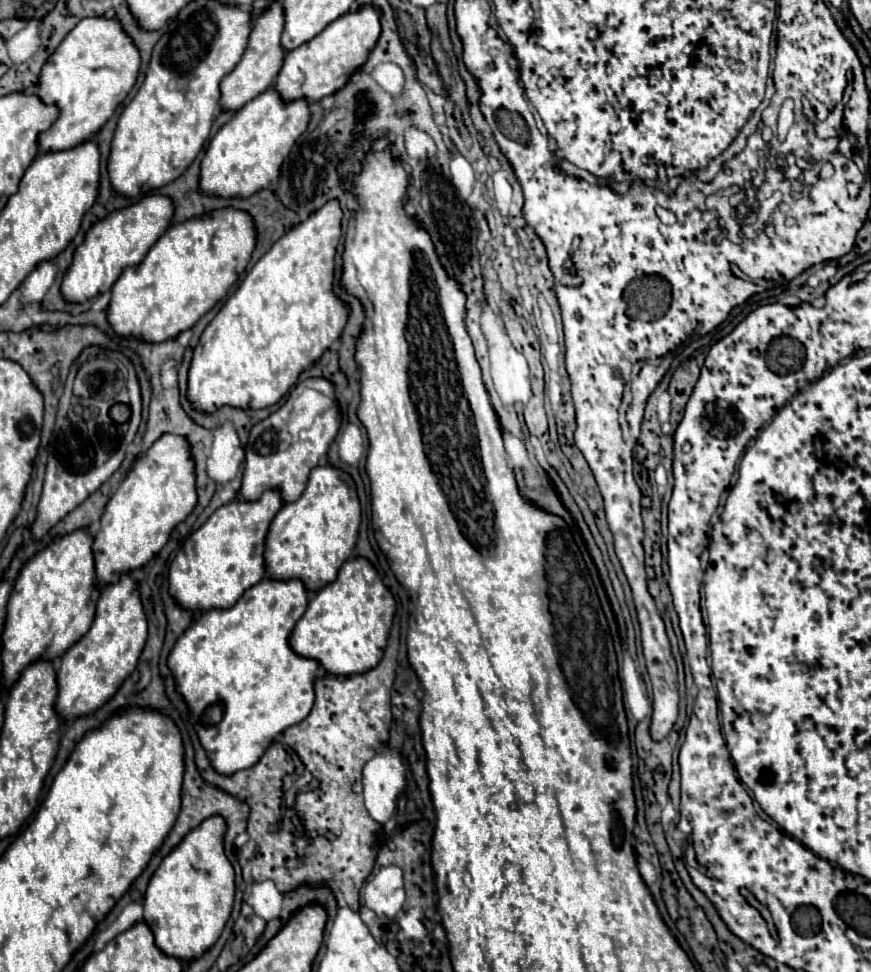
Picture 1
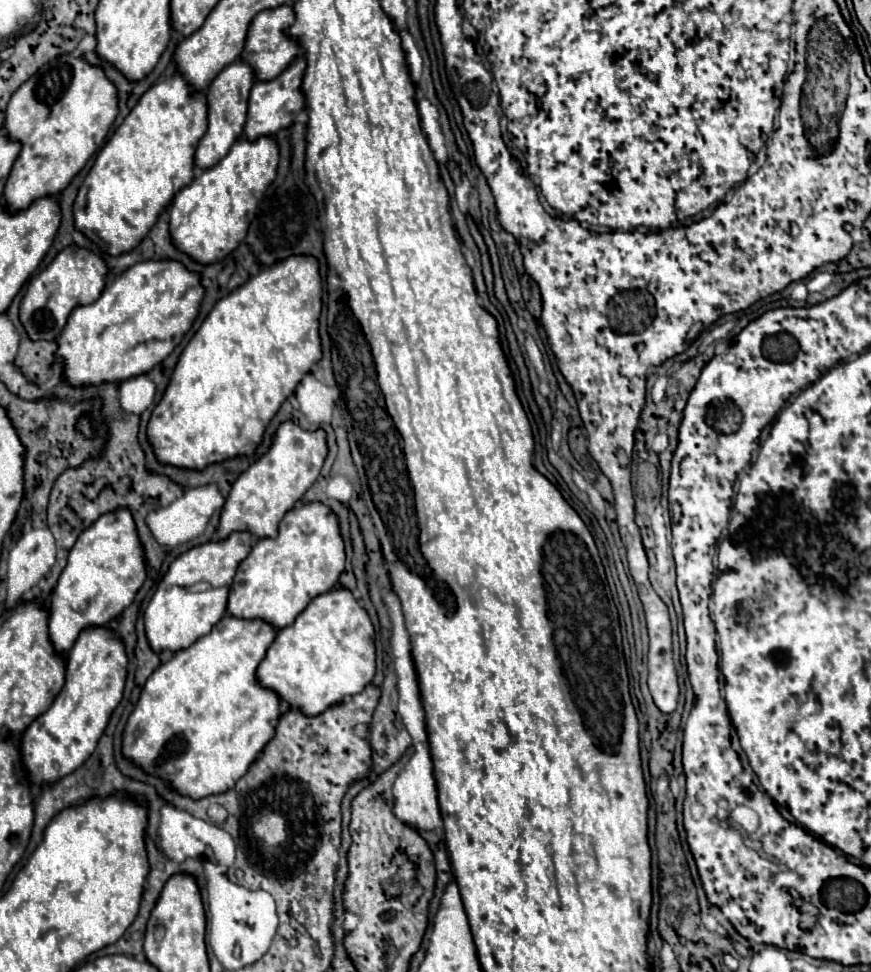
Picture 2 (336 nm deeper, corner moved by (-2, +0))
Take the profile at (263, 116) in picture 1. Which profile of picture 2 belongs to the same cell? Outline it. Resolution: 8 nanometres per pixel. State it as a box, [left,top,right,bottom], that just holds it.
[170,136,280,264]

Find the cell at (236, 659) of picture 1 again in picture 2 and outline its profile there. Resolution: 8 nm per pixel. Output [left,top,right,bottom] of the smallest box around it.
[124,614,280,798]

